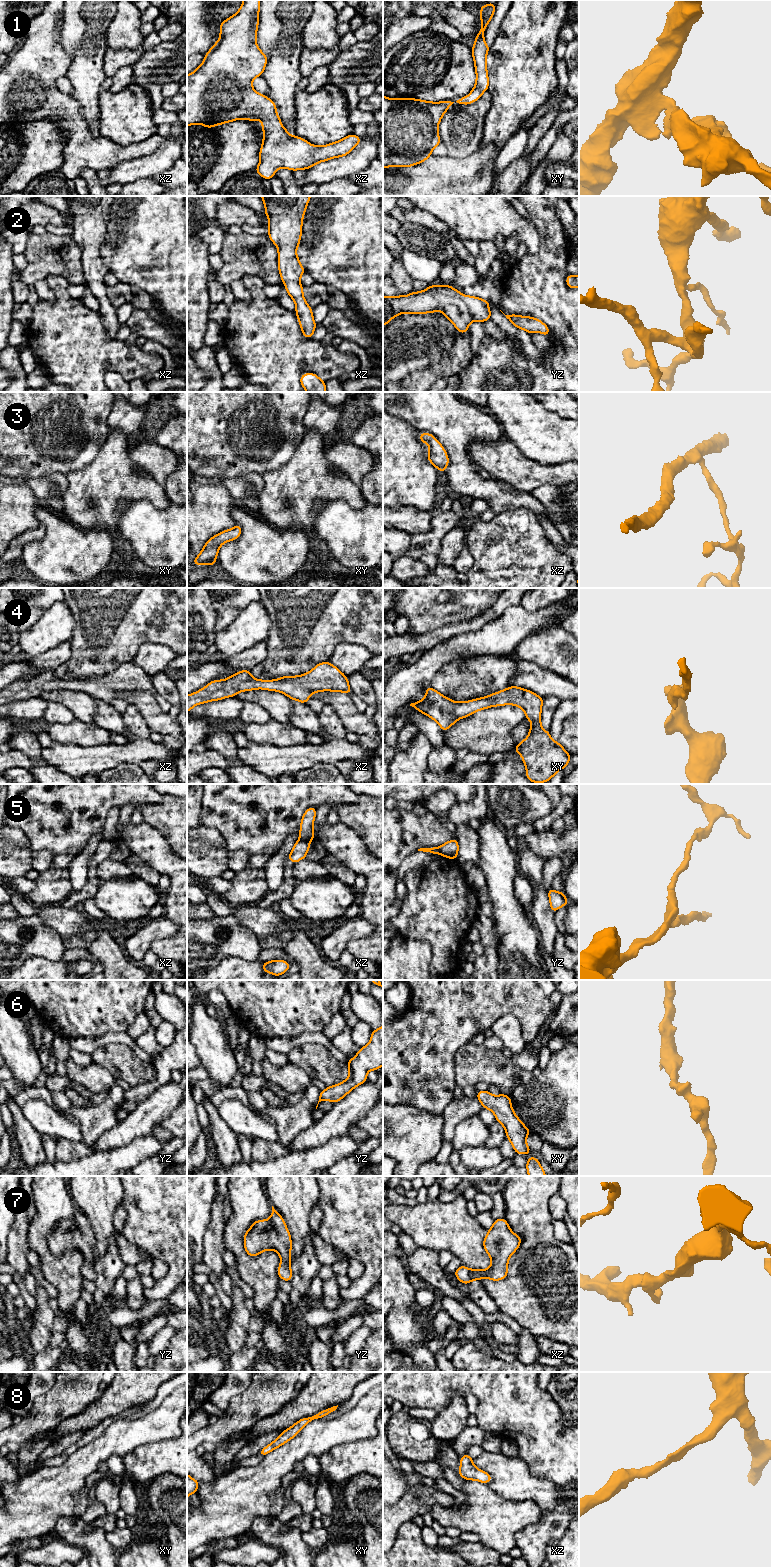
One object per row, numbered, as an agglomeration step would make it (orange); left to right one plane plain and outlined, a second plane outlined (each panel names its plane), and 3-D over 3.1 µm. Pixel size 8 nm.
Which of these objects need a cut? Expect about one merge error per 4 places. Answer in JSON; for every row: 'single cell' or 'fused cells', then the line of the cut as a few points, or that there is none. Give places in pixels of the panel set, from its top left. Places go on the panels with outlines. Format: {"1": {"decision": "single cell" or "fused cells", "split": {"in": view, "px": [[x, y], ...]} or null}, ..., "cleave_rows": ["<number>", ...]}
{"1": {"decision": "single cell", "split": null}, "2": {"decision": "single cell", "split": null}, "3": {"decision": "single cell", "split": null}, "4": {"decision": "single cell", "split": null}, "5": {"decision": "fused cells", "split": {"in": "xz", "px": [[300, 838], [308, 842]]}}, "6": {"decision": "single cell", "split": null}, "7": {"decision": "single cell", "split": null}, "8": {"decision": "single cell", "split": null}, "cleave_rows": ["5"]}

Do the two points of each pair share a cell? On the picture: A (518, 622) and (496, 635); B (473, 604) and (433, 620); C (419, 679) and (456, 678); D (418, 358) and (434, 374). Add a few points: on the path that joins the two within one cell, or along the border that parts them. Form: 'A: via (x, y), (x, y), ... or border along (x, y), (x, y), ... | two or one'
A: via (513, 626), (501, 635) | one
B: via (463, 605), (454, 611), (443, 613) | one
C: border along (448, 663), (439, 670), (428, 685) | two
D: border along (446, 352), (437, 361), (406, 377) | two

